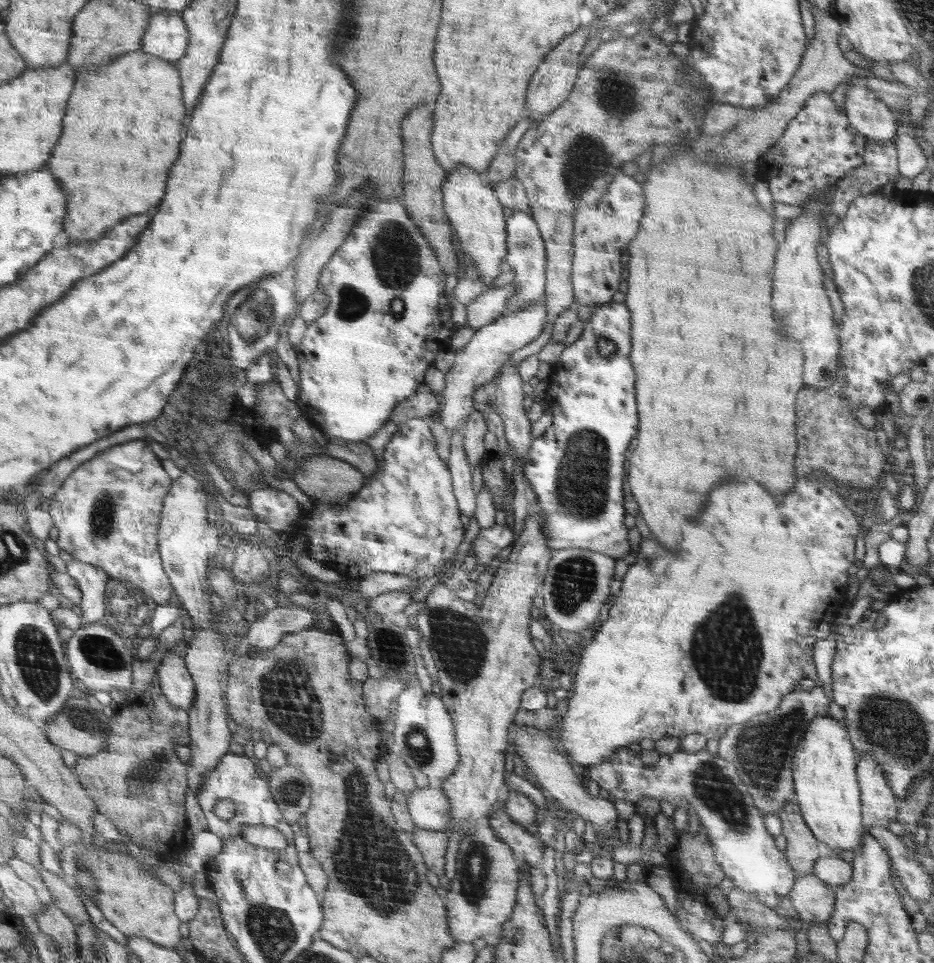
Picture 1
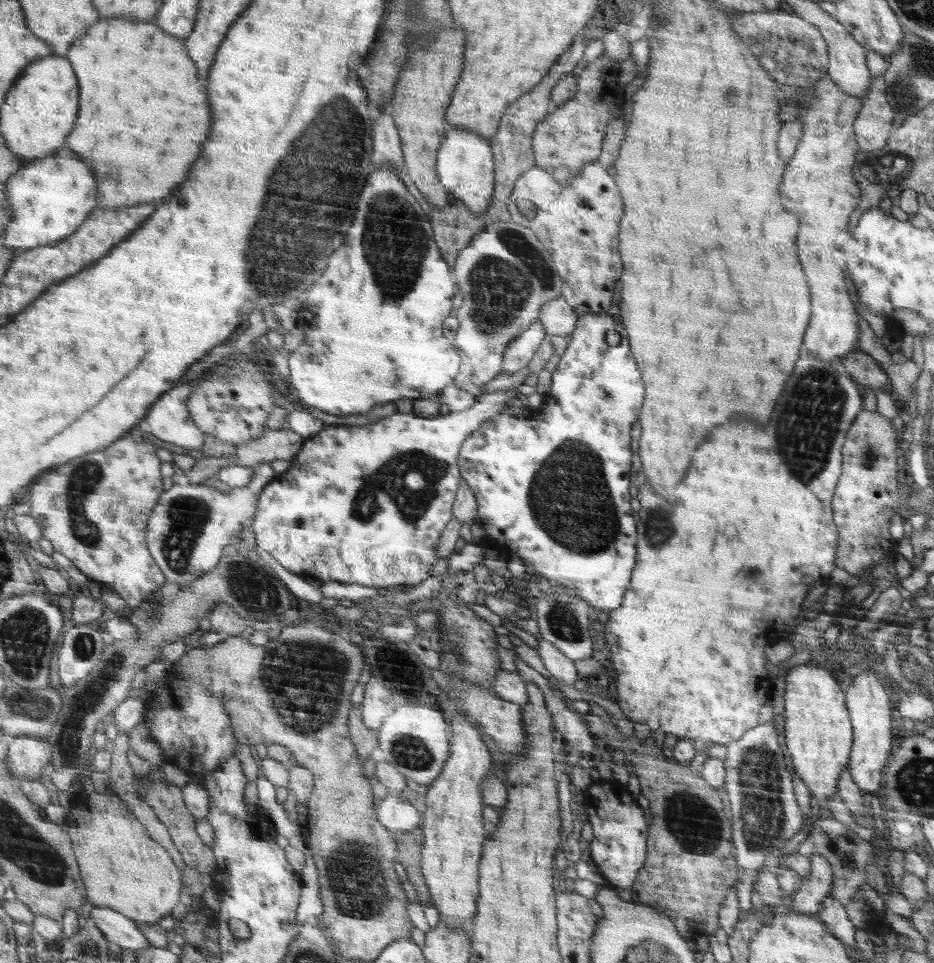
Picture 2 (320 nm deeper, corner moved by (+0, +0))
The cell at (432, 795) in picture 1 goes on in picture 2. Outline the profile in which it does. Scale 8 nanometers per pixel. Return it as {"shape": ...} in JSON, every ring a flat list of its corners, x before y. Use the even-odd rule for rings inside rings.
{"shape":[[393,791,381,800,378,821,394,832,409,831,422,824,422,816,406,798]]}

